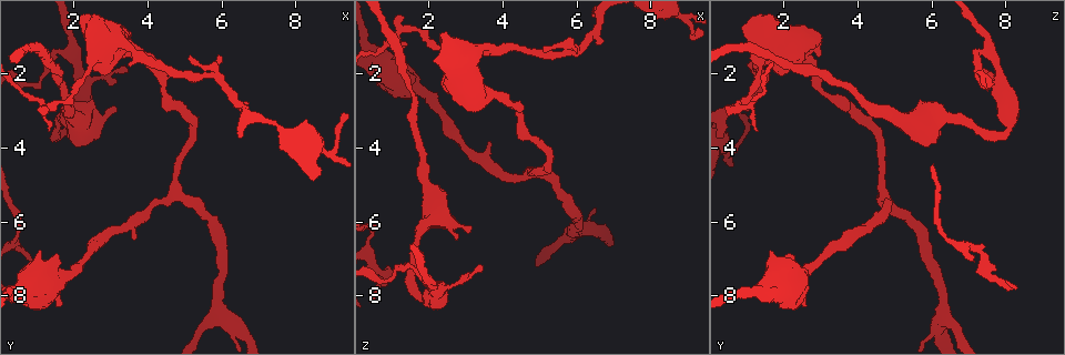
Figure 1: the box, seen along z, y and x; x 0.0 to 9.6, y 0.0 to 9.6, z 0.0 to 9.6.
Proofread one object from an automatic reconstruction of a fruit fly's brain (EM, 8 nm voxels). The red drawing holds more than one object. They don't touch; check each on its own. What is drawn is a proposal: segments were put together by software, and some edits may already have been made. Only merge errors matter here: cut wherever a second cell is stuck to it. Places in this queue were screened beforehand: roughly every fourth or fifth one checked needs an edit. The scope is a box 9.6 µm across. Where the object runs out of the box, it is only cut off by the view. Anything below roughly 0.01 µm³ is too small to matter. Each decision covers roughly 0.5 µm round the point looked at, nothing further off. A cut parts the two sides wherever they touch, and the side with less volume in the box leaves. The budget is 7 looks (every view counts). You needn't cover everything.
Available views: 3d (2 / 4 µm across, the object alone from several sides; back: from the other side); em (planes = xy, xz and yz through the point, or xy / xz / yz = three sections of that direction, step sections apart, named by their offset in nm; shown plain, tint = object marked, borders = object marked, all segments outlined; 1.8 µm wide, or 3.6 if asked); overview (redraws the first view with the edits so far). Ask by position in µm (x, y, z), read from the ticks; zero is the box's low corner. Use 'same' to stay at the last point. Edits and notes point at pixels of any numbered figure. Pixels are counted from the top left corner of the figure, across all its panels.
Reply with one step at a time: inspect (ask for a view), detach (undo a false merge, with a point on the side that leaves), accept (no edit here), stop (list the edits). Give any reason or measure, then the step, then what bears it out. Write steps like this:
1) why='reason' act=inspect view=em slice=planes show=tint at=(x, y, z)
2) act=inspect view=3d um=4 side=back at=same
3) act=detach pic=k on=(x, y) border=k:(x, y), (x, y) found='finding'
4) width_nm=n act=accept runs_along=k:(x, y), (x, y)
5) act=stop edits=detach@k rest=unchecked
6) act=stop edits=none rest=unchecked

why='sharp bend' act=inspect view=em slice=planes show=tint at=(5.80, 2.10, 1.45)

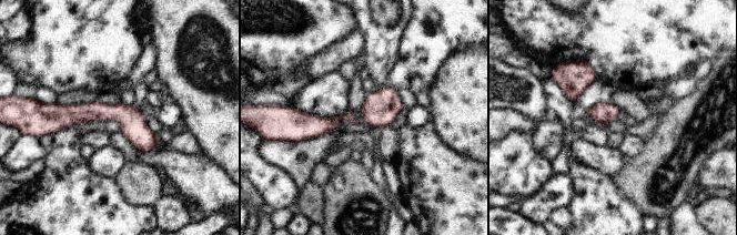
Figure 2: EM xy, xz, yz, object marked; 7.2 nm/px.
width_nm=160 act=accept runs_along=2:(49, 114), (120, 112), (155, 142) found='all the same cell'

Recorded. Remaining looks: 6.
act=inspect view=em slice=yz step=4 show=tint at=(4.75, 5.25, 4.70)

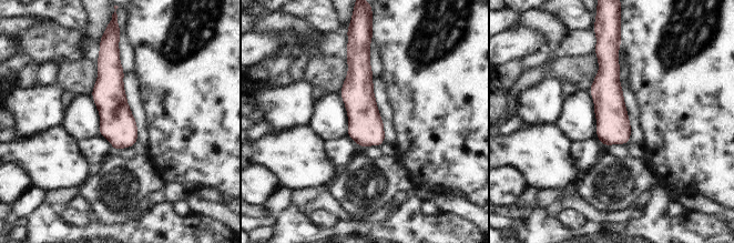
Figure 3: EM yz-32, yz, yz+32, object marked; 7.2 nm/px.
act=accept runs_along=3:(112, 53), (115, 147) found='one cell here'

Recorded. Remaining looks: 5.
why='abrupt turn' act=inspect view=em slice=planes show=tint at=(1.70, 2.75, 0.85)

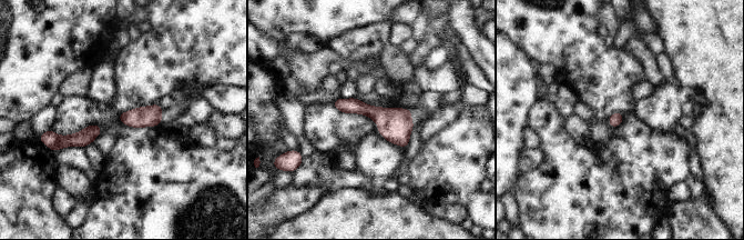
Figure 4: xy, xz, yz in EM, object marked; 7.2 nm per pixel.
act=detach pic=4 on=(49, 137) border=4:(58, 136), (52, 146) found='two cells meet here'

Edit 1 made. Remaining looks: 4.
act=stop edits=detach@4 rest=unchecked

